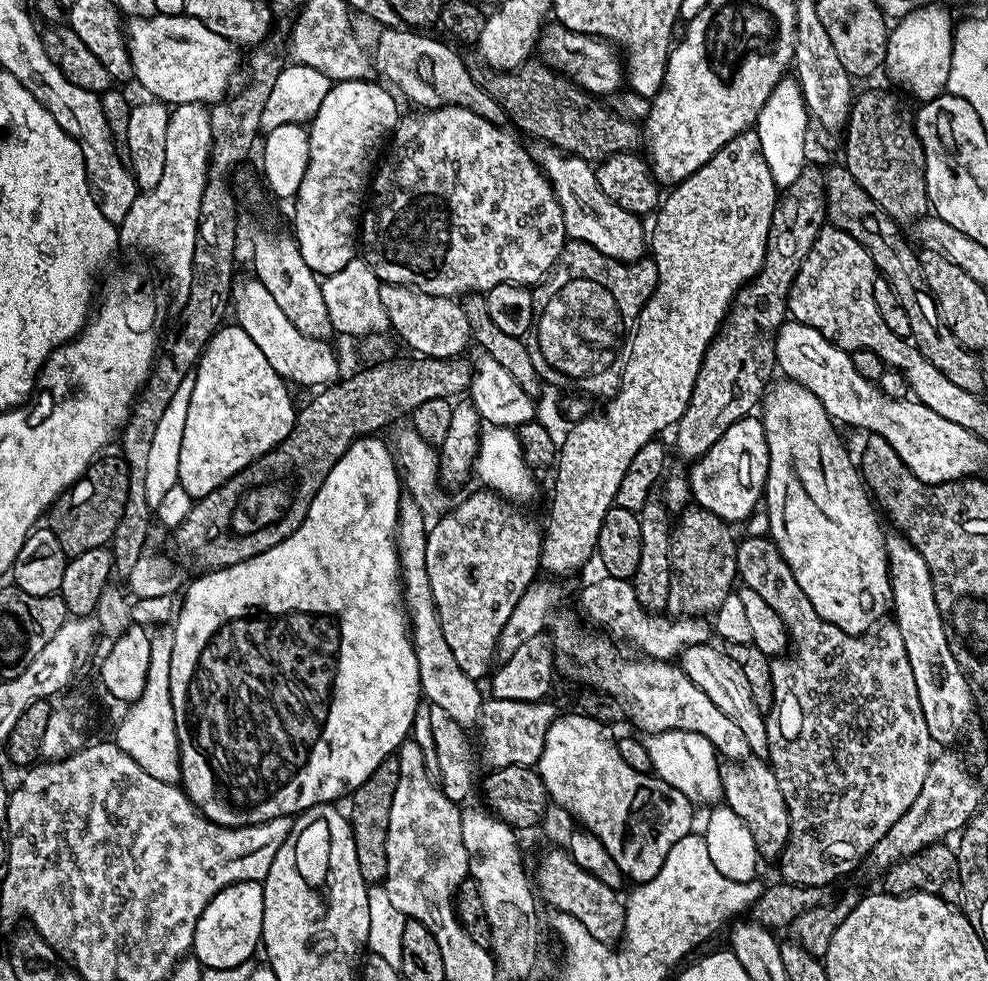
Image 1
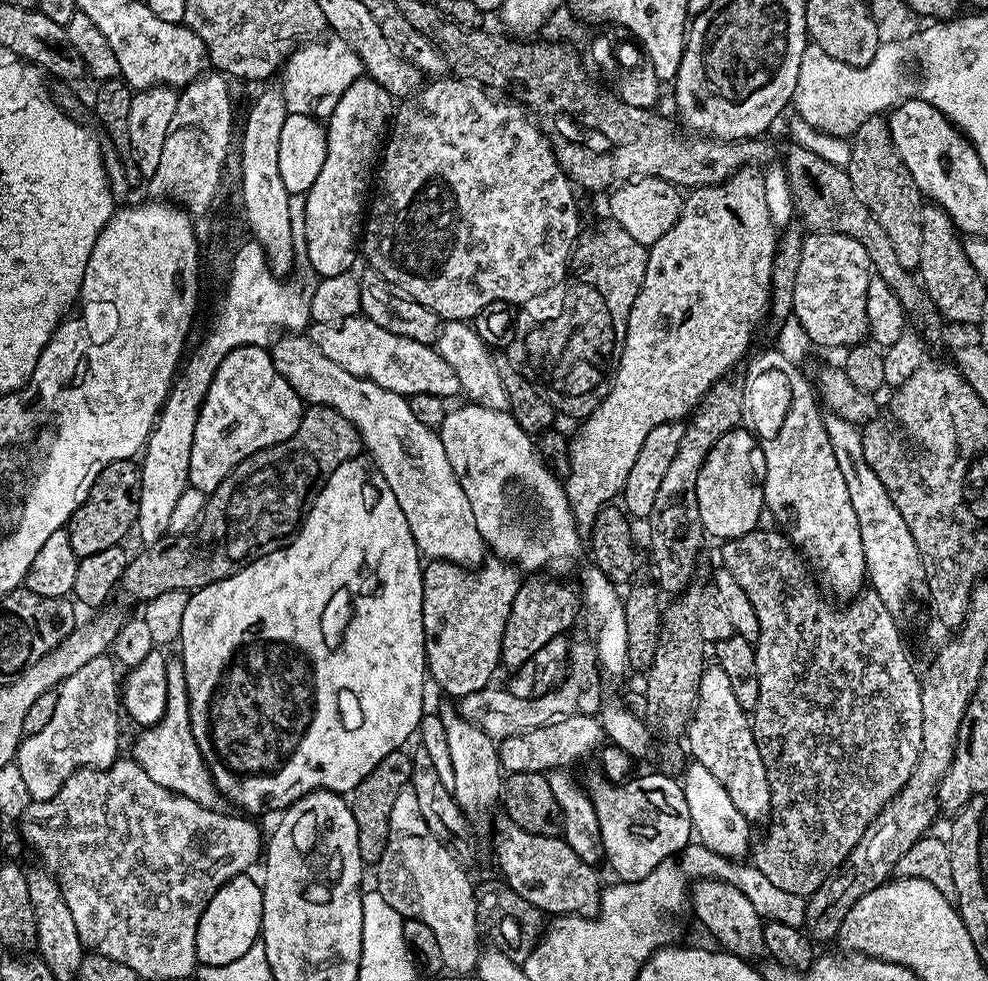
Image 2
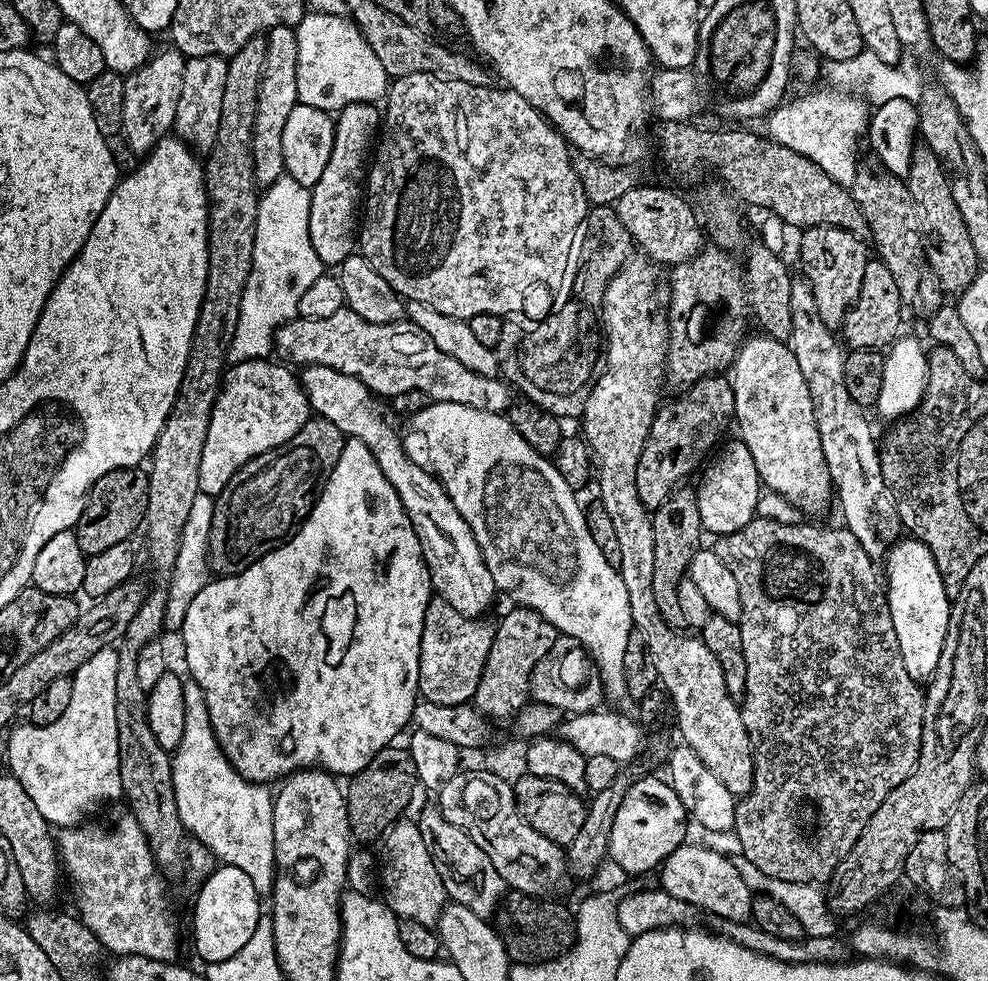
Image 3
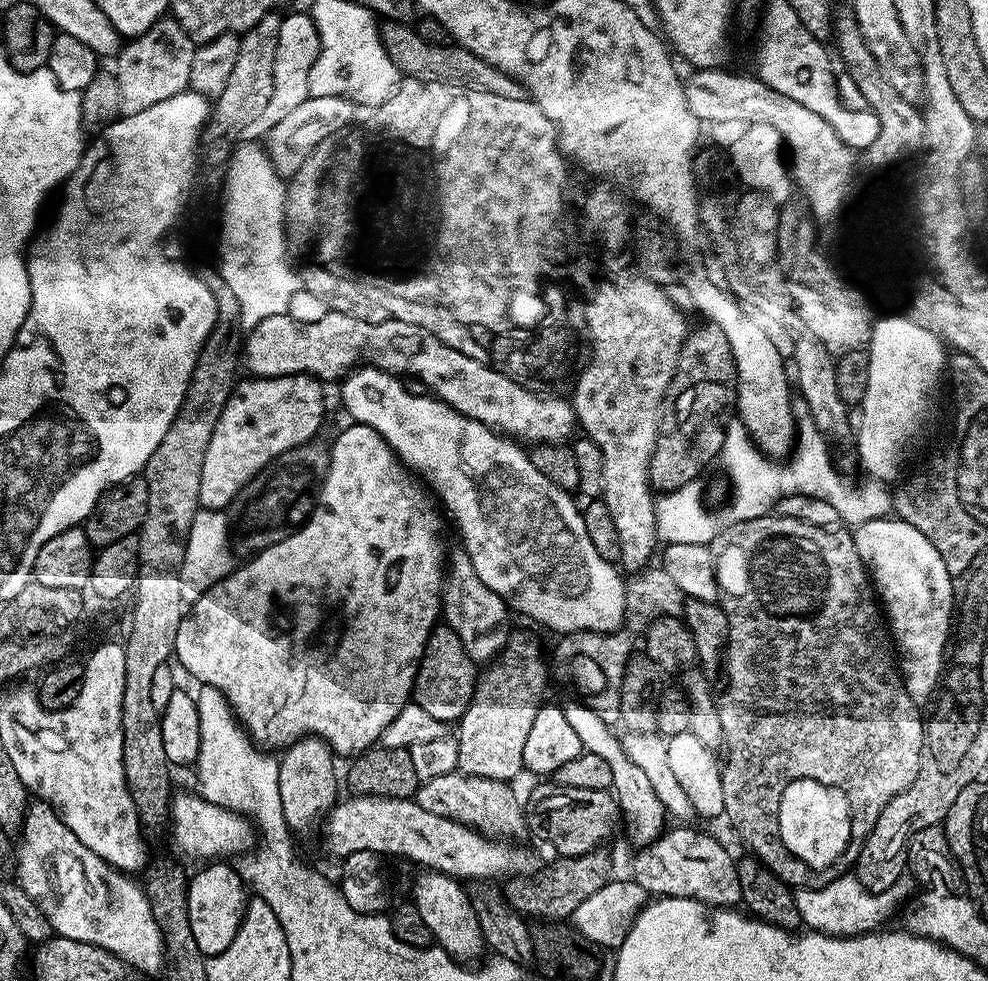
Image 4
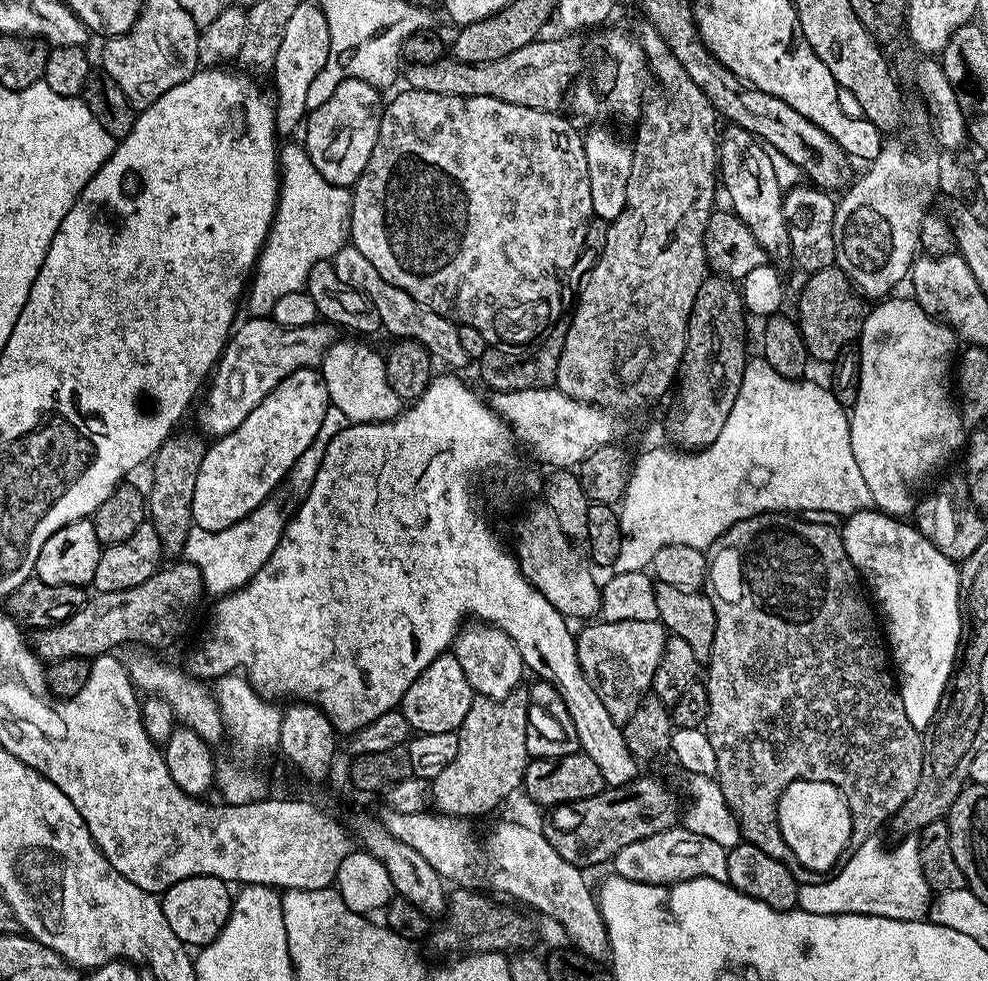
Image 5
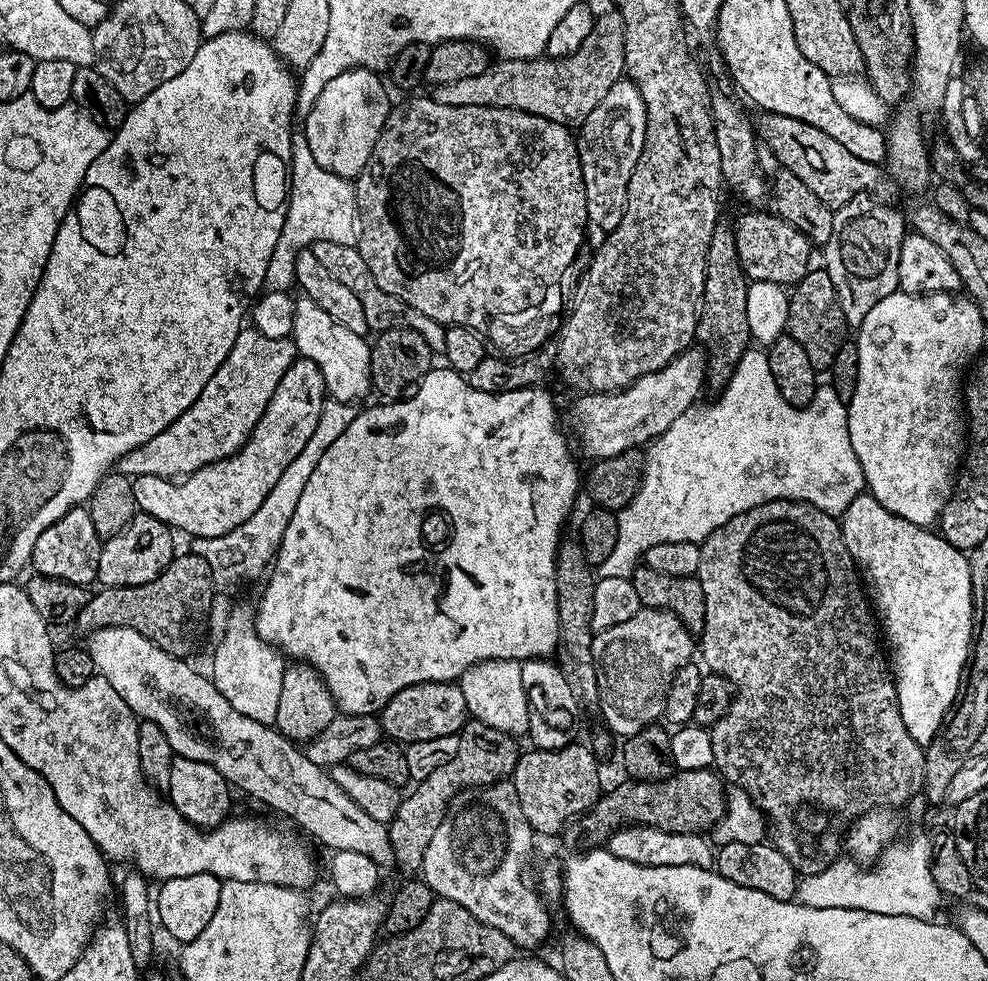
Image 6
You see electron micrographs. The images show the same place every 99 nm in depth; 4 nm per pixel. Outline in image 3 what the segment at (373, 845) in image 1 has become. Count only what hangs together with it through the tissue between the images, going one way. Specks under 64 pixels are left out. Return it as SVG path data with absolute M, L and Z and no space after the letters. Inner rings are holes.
M389 746L383 748L366 767L351 777L346 784L346 799L348 802L348 826L351 835L361 845L368 846L371 840L379 841L388 829L405 815L412 795L418 789L414 758L407 747Z

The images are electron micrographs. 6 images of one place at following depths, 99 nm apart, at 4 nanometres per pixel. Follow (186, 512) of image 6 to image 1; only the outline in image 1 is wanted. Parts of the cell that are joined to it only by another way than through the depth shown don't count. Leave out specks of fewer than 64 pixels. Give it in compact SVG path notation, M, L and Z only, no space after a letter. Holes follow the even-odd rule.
M235 322L225 323L215 332L212 340L204 347L200 362L191 377L194 390L190 394L190 410L186 410L186 430L182 430L182 454L178 454L178 488L182 493L198 501L206 494L218 490L234 474L250 466L262 454L276 448L288 437L296 424L297 405L292 405L289 385L266 362L262 350Z

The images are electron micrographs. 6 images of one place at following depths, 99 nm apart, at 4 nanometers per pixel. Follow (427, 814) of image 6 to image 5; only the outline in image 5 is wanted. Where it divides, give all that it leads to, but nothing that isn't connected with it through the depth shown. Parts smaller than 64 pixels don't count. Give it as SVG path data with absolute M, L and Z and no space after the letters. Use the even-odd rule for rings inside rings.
M515 690L504 700L492 700L490 697L477 695L472 701L466 718L458 729L458 754L454 762L442 770L430 781L430 800L435 811L445 816L473 818L488 812L491 808L499 809L512 790L518 790L524 783L524 771L530 759L526 750L528 733L528 694L524 690Z

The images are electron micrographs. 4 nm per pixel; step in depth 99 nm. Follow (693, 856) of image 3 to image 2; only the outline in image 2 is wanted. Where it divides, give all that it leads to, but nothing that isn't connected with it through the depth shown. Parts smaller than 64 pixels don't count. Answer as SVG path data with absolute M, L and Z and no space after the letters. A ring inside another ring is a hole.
M715 878L697 879L690 888L690 908L696 911L697 918L708 927L709 934L720 943L717 945L723 951L749 962L755 961L755 956L760 958L765 955L765 921L758 910L754 910L754 902L750 902L750 898L746 898L746 894L738 890L738 886Z

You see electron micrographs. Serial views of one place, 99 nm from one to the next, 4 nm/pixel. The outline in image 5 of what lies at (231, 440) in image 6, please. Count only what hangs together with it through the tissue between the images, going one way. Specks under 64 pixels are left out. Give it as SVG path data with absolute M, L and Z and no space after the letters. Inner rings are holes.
M248 318L242 324L229 336L228 345L211 373L206 388L208 397L200 408L199 431L212 438L233 432L242 418L246 418L246 414L250 414L250 410L254 410L254 406L258 406L282 378L294 374L299 368L316 368L324 359L324 351L334 342L333 325L327 322L287 328L278 326L270 318Z

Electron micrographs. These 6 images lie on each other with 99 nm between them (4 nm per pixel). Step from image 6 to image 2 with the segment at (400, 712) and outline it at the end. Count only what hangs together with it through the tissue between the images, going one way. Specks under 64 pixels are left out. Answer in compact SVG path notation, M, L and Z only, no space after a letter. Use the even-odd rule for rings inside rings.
M499 558L489 559L473 572L446 560L425 563L423 570L422 626L426 672L442 691L461 698L478 687L476 660L499 661L506 618L510 618L510 606L514 606L514 594L518 594L522 576L511 563Z

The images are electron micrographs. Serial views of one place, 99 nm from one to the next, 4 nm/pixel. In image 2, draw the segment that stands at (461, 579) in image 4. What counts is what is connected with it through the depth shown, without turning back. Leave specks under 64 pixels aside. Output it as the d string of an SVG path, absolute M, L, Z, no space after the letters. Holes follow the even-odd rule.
M281 335L270 351L278 374L290 382L305 405L321 404L338 410L358 430L363 451L369 452L371 463L386 478L386 486L394 490L394 498L398 498L398 506L406 514L410 534L421 553L463 568L479 567L487 557L488 547L437 429L418 422L405 397L369 380L360 380L350 370L342 370L338 362L330 362L307 335Z

